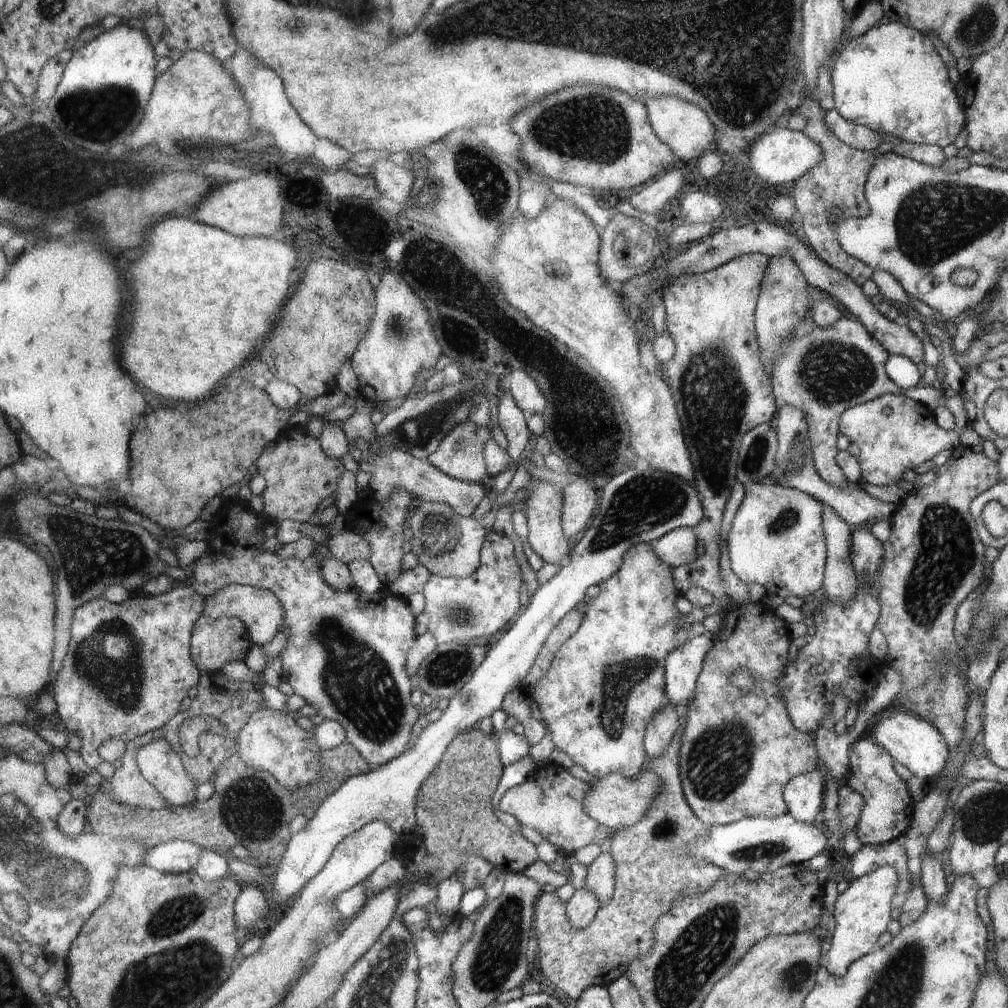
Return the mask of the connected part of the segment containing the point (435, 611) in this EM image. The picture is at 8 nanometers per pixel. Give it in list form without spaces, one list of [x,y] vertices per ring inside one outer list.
[[[490,530],[483,544],[481,564],[473,576],[445,578],[431,575],[425,590],[424,612],[427,612],[431,632],[441,644],[467,644],[473,640],[489,638],[507,628],[507,624],[519,614],[519,592],[523,586],[523,574],[517,560],[515,544],[504,533]]]

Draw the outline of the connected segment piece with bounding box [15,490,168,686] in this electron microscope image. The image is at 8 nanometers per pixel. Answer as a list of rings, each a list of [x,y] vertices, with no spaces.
[[[33,491],[31,494],[27,495],[26,498],[23,498],[15,504],[15,512],[17,512],[17,516],[19,516],[19,522],[21,522],[21,528],[31,536],[31,538],[35,538],[37,542],[43,542],[44,546],[47,546],[51,552],[53,552],[53,556],[55,556],[55,562],[57,562],[57,572],[59,572],[59,576],[57,576],[57,608],[59,608],[59,616],[57,616],[57,640],[55,643],[55,662],[51,667],[51,672],[55,672],[55,676],[51,676],[54,682],[57,681],[57,676],[59,676],[59,672],[61,668],[63,668],[63,664],[65,662],[65,658],[69,652],[70,640],[72,637],[72,617],[80,606],[83,604],[87,604],[87,602],[91,602],[91,600],[95,600],[95,598],[103,597],[105,589],[112,585],[120,585],[123,588],[126,588],[130,591],[131,594],[141,593],[145,584],[149,584],[151,580],[157,580],[159,576],[165,575],[165,570],[167,570],[168,565],[162,562],[159,559],[159,550],[162,548],[161,543],[158,540],[153,538],[153,534],[151,532],[147,532],[143,526],[137,526],[137,524],[129,524],[129,522],[125,522],[125,520],[113,520],[113,522],[105,522],[104,519],[99,519],[97,516],[89,516],[76,511],[72,506],[62,507],[60,505],[56,505],[51,502],[47,498],[47,494],[41,491]]]

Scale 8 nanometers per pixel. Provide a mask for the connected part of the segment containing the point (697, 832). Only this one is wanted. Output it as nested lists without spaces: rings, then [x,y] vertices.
[[[683,731],[675,736],[671,748],[667,748],[667,754],[659,756],[652,762],[655,764],[654,771],[657,772],[657,776],[661,776],[663,780],[663,796],[655,800],[655,806],[651,808],[651,812],[647,812],[643,820],[639,820],[639,824],[618,830],[615,838],[608,845],[616,866],[615,896],[613,900],[609,900],[611,904],[605,904],[598,910],[594,923],[585,930],[575,928],[575,925],[571,924],[570,917],[567,916],[567,903],[558,898],[555,893],[543,892],[536,902],[533,946],[540,952],[542,972],[555,986],[575,1001],[578,1001],[583,992],[591,986],[608,987],[615,980],[626,976],[634,960],[649,956],[653,952],[657,939],[655,926],[659,918],[670,912],[678,900],[688,900],[691,897],[701,896],[705,890],[710,891],[718,882],[719,876],[724,873],[723,869],[714,864],[709,864],[705,860],[695,860],[695,856],[691,854],[695,842],[699,838],[705,838],[709,830],[695,816],[694,809],[686,799],[679,766],[682,740]]]

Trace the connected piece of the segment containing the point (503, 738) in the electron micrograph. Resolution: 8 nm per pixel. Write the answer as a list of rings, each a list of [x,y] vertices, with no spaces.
[[[502,709],[492,716],[493,729],[497,734],[497,742],[499,742],[499,756],[501,756],[504,767],[523,760],[525,756],[530,756],[529,750],[531,750],[529,738],[525,734],[518,735],[509,730],[507,719],[508,714]]]

